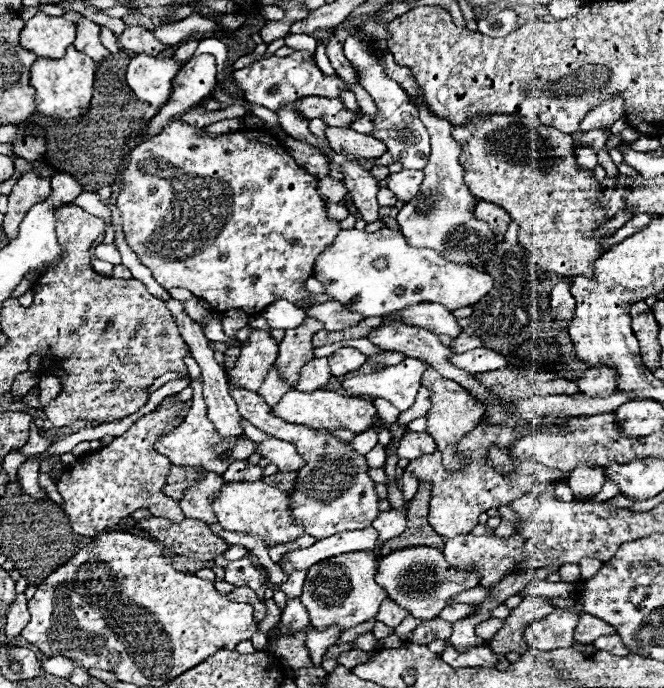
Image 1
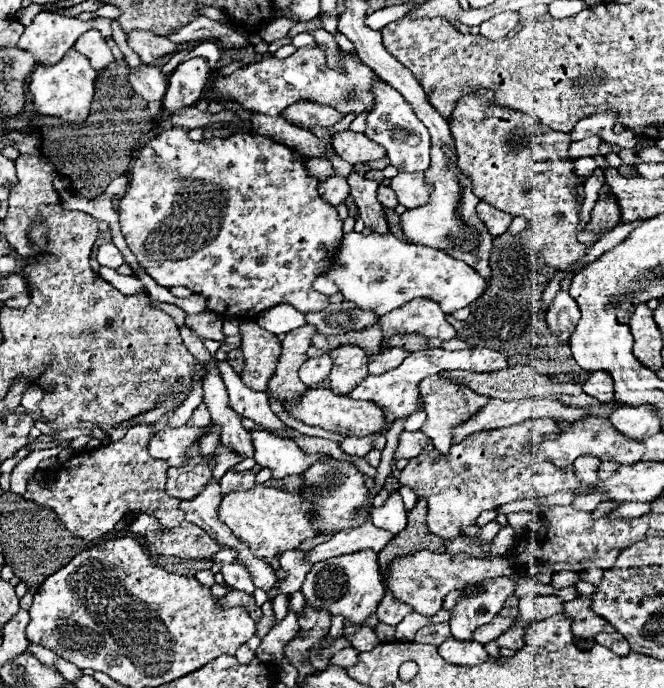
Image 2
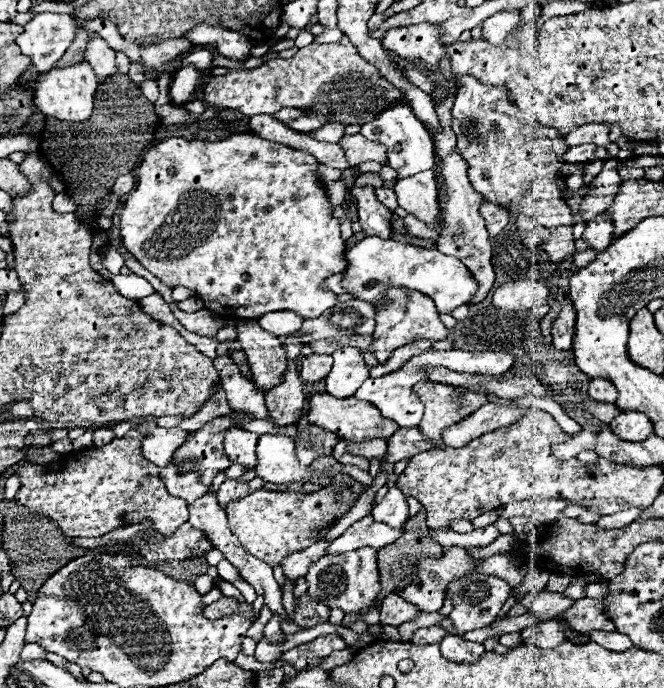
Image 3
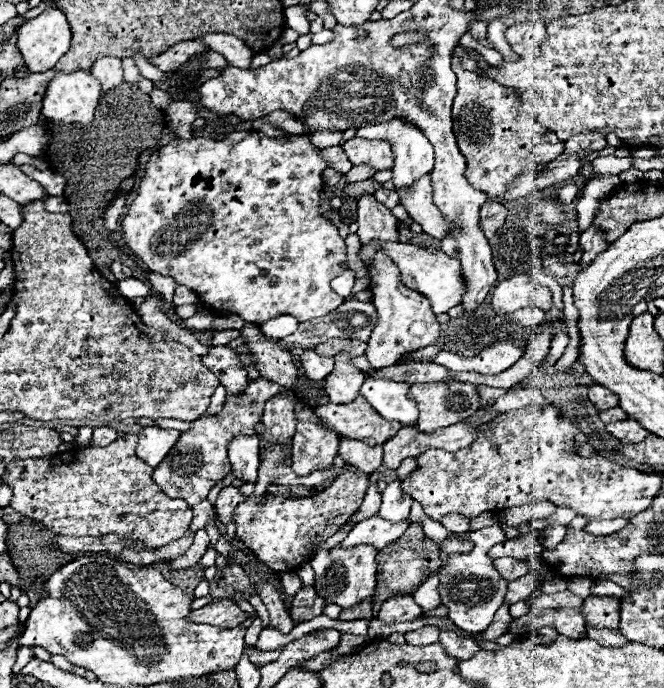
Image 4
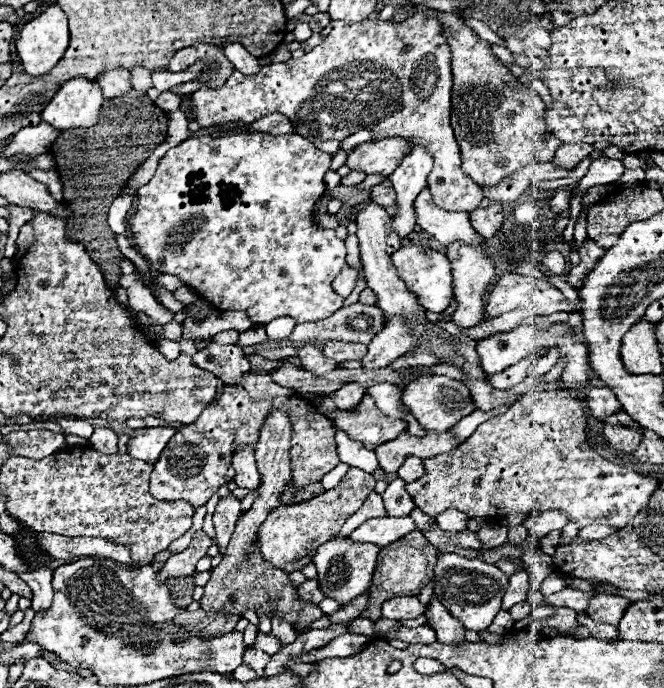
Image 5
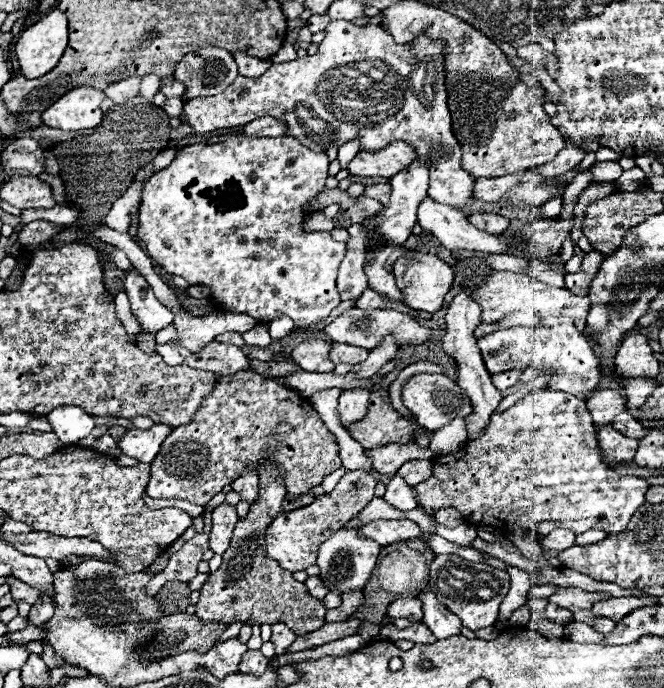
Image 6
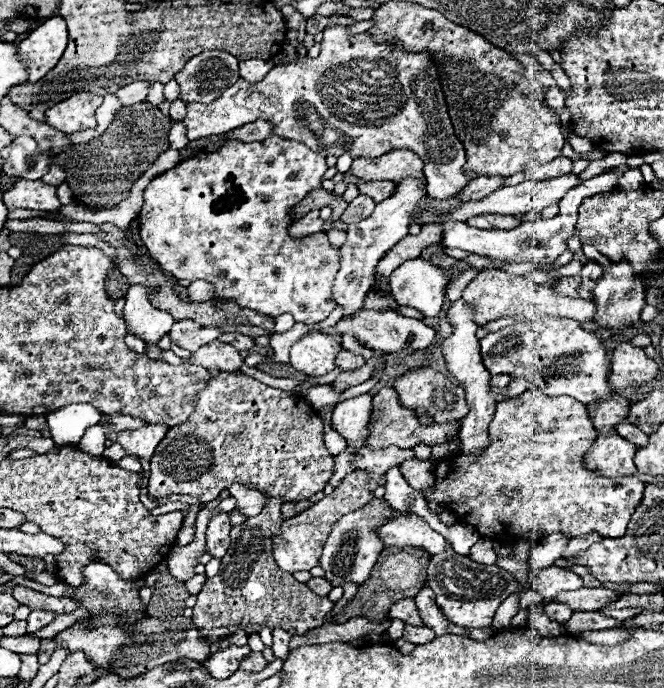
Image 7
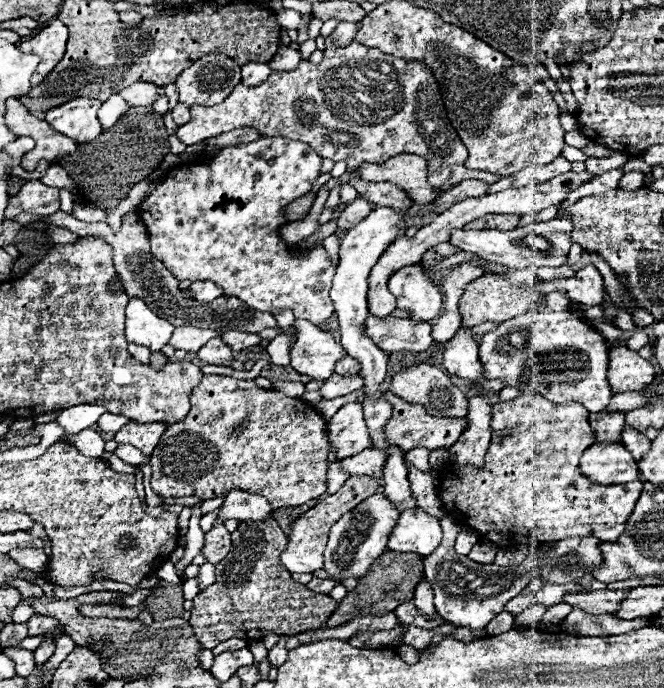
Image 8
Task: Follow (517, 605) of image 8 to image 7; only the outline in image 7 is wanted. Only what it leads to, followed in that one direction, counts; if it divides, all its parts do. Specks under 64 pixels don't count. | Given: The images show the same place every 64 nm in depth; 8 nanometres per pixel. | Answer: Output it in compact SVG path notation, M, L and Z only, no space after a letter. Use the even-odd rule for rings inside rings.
M526 590L520 594L518 598L518 610L524 610L524 606L530 606L530 604L536 604L536 602L542 602L542 596L536 592L536 590Z

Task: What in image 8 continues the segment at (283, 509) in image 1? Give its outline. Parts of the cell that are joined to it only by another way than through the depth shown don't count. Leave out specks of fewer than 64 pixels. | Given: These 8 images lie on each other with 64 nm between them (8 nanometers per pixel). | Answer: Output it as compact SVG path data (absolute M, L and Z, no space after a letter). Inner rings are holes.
M352 476L346 480L346 484L332 496L328 496L324 502L316 504L314 508L310 508L304 516L300 516L294 524L292 524L292 534L290 534L290 542L286 546L286 550L282 552L282 564L290 570L290 572L298 572L298 574L314 574L318 570L322 570L322 552L328 540L328 532L330 528L352 508L356 508L360 502L364 502L366 498L370 498L372 494L376 494L378 482L372 476Z

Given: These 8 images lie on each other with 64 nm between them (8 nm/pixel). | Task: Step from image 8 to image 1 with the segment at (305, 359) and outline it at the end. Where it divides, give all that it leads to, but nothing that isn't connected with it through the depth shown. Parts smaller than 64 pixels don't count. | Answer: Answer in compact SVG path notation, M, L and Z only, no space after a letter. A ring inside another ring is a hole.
M314 358L308 364L302 366L300 378L298 378L298 390L302 392L314 392L324 388L330 382L330 368L328 368L328 360L326 358Z

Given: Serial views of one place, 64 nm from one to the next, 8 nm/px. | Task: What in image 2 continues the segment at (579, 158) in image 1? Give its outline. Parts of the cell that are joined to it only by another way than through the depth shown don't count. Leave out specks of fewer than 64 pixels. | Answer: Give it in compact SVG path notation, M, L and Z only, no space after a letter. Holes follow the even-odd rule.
M580 158L580 160L574 160L574 178L576 178L576 180L588 180L594 170L596 170L594 158Z

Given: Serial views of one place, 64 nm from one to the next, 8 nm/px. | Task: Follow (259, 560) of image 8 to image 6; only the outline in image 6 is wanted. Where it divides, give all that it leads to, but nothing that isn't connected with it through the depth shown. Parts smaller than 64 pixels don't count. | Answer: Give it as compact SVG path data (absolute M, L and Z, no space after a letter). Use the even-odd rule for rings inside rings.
M262 466L260 470L260 500L256 502L254 510L250 510L248 518L240 520L232 532L232 540L230 540L230 548L226 550L226 554L222 556L222 566L208 576L208 580L204 582L204 586L200 588L200 600L196 604L196 616L208 624L208 622L218 622L218 624L234 624L234 622L242 622L246 620L244 624L248 626L254 626L254 624L286 624L292 632L296 634L302 634L302 632L314 632L314 628L320 628L324 624L324 616L326 616L326 606L324 606L324 600L318 600L314 596L310 596L310 592L306 590L304 584L296 582L292 578L290 572L282 570L278 566L278 562L270 560L264 552L266 548L266 528L272 524L274 516L280 516L282 514L282 502L284 502L284 496L286 496L286 488L284 484L278 480L282 476L278 476L274 472L272 466Z

